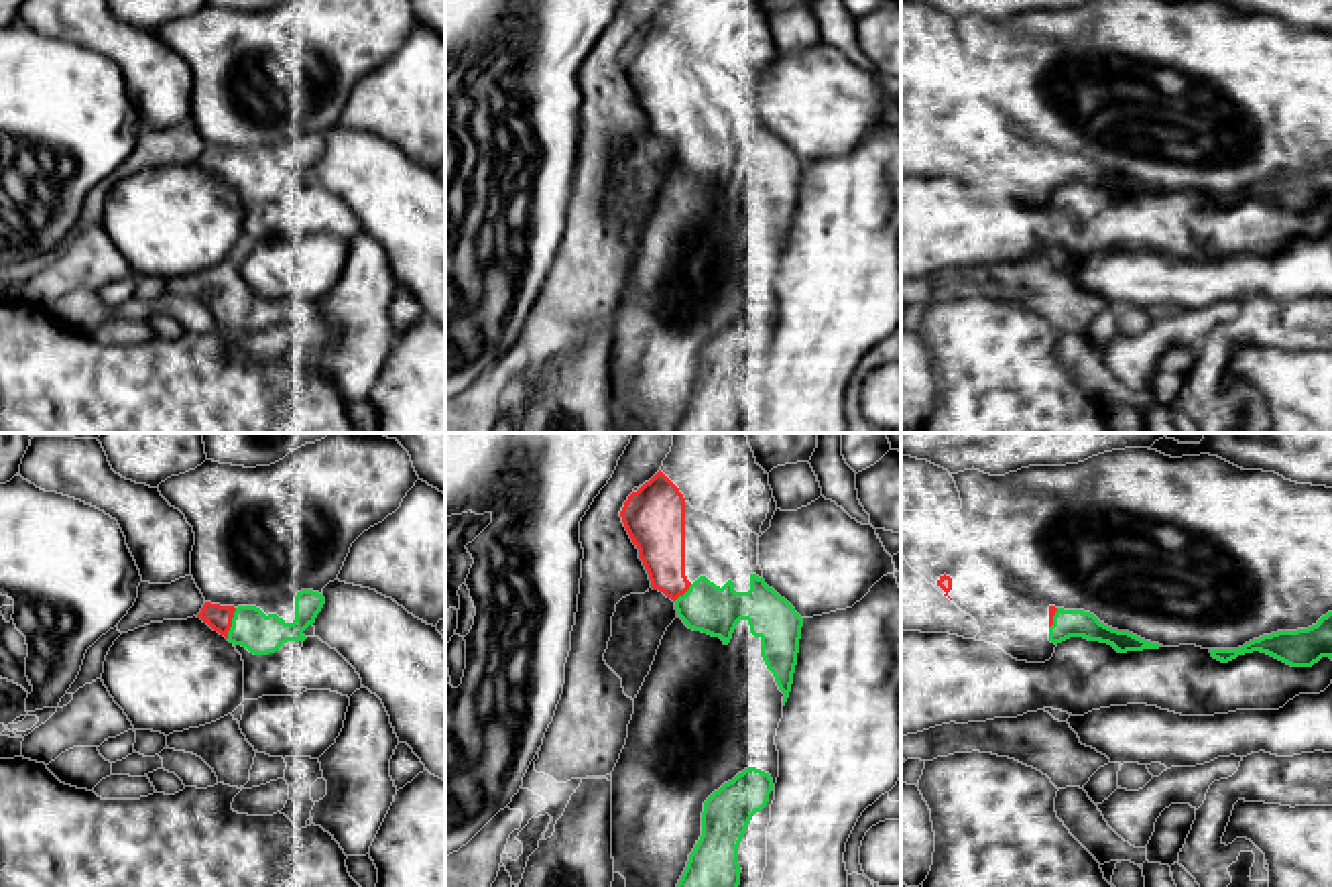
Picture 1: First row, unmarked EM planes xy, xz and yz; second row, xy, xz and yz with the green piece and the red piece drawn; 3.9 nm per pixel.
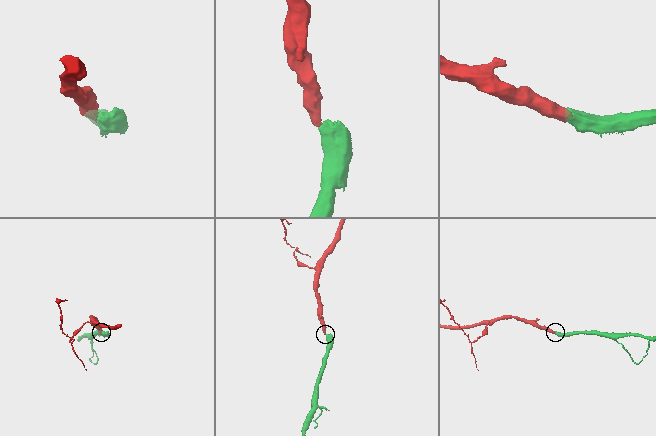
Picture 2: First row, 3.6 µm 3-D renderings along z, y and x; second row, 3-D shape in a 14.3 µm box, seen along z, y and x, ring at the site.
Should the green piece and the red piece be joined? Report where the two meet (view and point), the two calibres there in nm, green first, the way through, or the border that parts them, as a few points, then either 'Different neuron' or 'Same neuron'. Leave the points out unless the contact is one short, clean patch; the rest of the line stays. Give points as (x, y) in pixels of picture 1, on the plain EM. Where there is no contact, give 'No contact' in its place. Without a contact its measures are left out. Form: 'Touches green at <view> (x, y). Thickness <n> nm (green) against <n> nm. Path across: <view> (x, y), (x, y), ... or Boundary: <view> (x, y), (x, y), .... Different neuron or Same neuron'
Touches green at xy (232, 167). Thickness 160 nm (green) against 100 nm. Path across: xy (251, 171), (232, 167), (218, 161). Same neuron

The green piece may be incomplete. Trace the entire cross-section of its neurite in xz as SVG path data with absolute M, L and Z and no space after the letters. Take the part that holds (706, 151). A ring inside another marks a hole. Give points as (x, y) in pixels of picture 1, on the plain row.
M659 14L649 26L628 41L620 55L622 67L639 94L651 132L675 146L677 161L693 175L720 181L730 187L740 165L750 169L750 177L761 183L761 201L773 218L783 240L789 242L797 210L803 163L781 142L763 122L750 118L750 134L736 136L728 124L722 132L700 120L693 128L685 120L685 43L679 33Z

